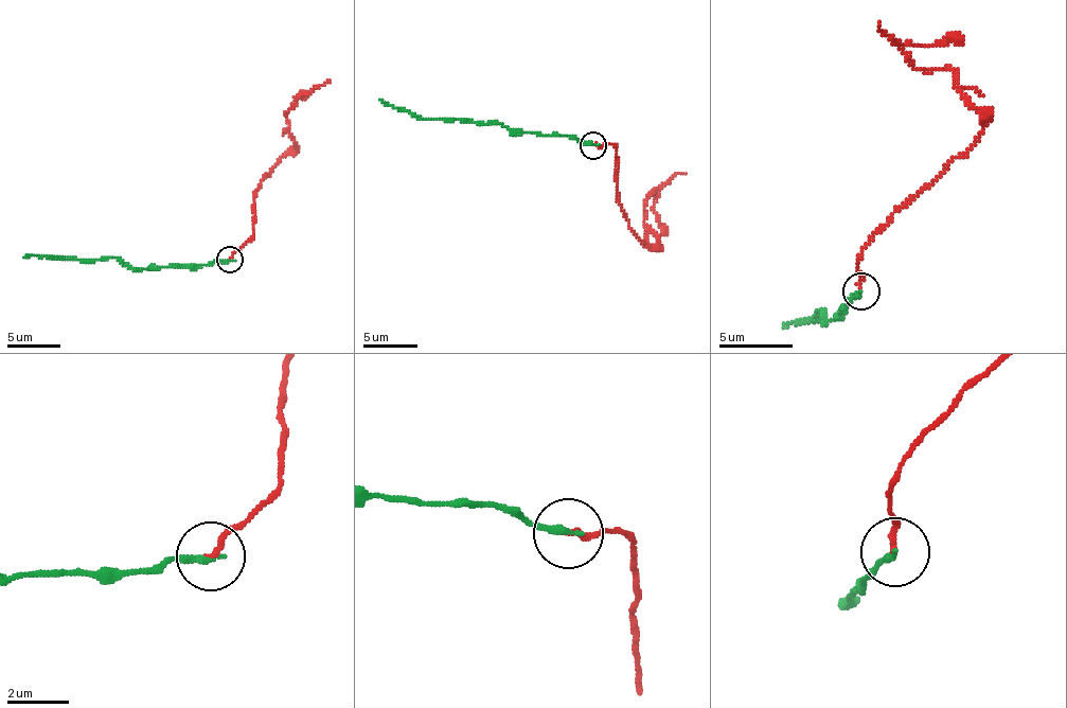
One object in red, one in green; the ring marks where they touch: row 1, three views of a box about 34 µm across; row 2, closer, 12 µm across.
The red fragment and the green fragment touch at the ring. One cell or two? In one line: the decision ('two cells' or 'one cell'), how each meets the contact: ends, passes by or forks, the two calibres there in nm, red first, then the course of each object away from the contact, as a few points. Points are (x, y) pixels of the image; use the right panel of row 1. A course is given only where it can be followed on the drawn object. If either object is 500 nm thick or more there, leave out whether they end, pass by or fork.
two cells | red ends | green ends | 190/240 nm | red via (859, 291), (861, 248), (983, 129), (980, 112), (950, 69), (917, 69), (903, 49), (944, 46), (963, 36) | green via (859, 291), (838, 316), (825, 322), (820, 310), (813, 321), (783, 328)

